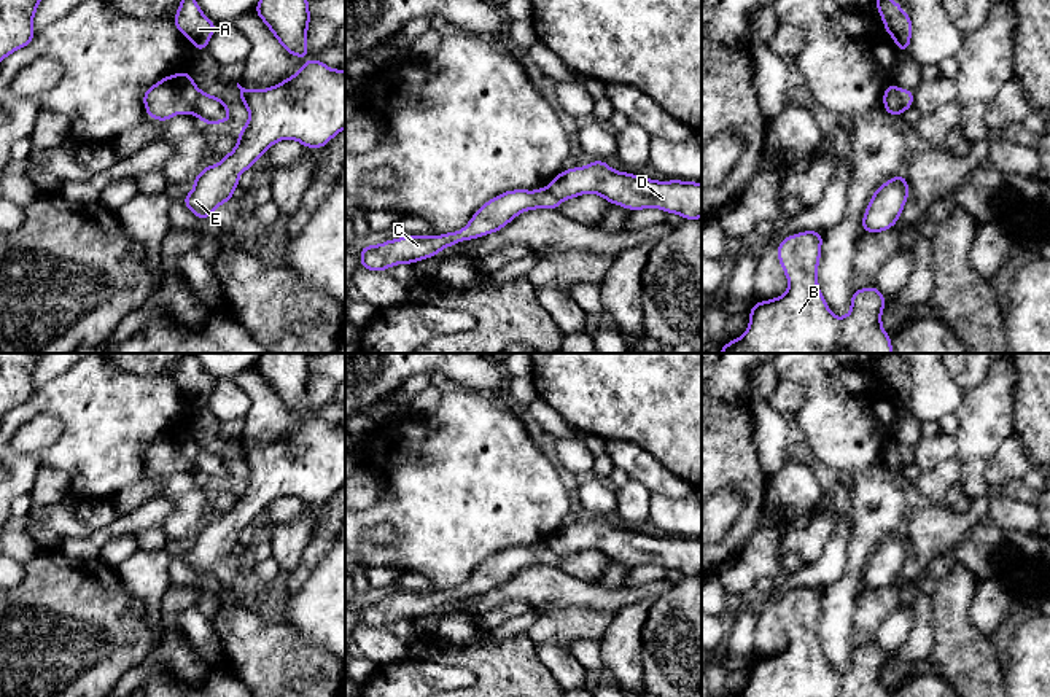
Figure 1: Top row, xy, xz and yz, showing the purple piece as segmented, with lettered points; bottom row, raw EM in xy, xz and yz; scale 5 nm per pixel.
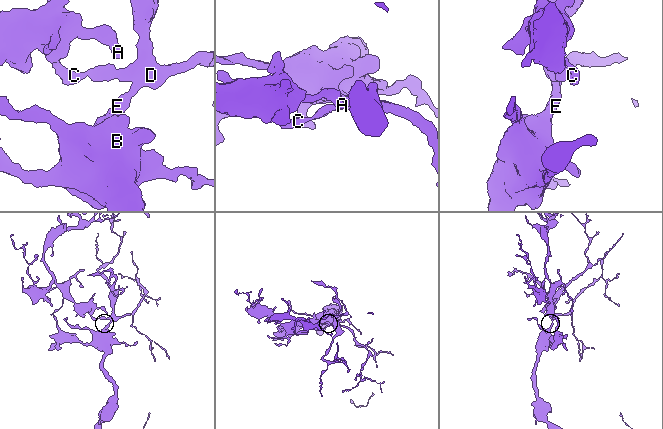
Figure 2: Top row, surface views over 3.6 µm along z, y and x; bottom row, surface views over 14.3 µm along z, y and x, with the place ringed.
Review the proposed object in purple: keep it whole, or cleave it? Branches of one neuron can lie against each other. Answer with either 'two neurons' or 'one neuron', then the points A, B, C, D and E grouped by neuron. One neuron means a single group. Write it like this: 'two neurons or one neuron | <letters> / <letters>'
two neurons | A C / B D E

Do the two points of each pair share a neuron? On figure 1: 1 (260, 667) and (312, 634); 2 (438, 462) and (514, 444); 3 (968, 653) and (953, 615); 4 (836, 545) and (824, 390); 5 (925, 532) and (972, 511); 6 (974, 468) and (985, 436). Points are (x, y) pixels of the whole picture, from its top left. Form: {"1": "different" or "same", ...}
{"1": "different", "2": "same", "3": "same", "4": "different", "5": "same", "6": "same"}

